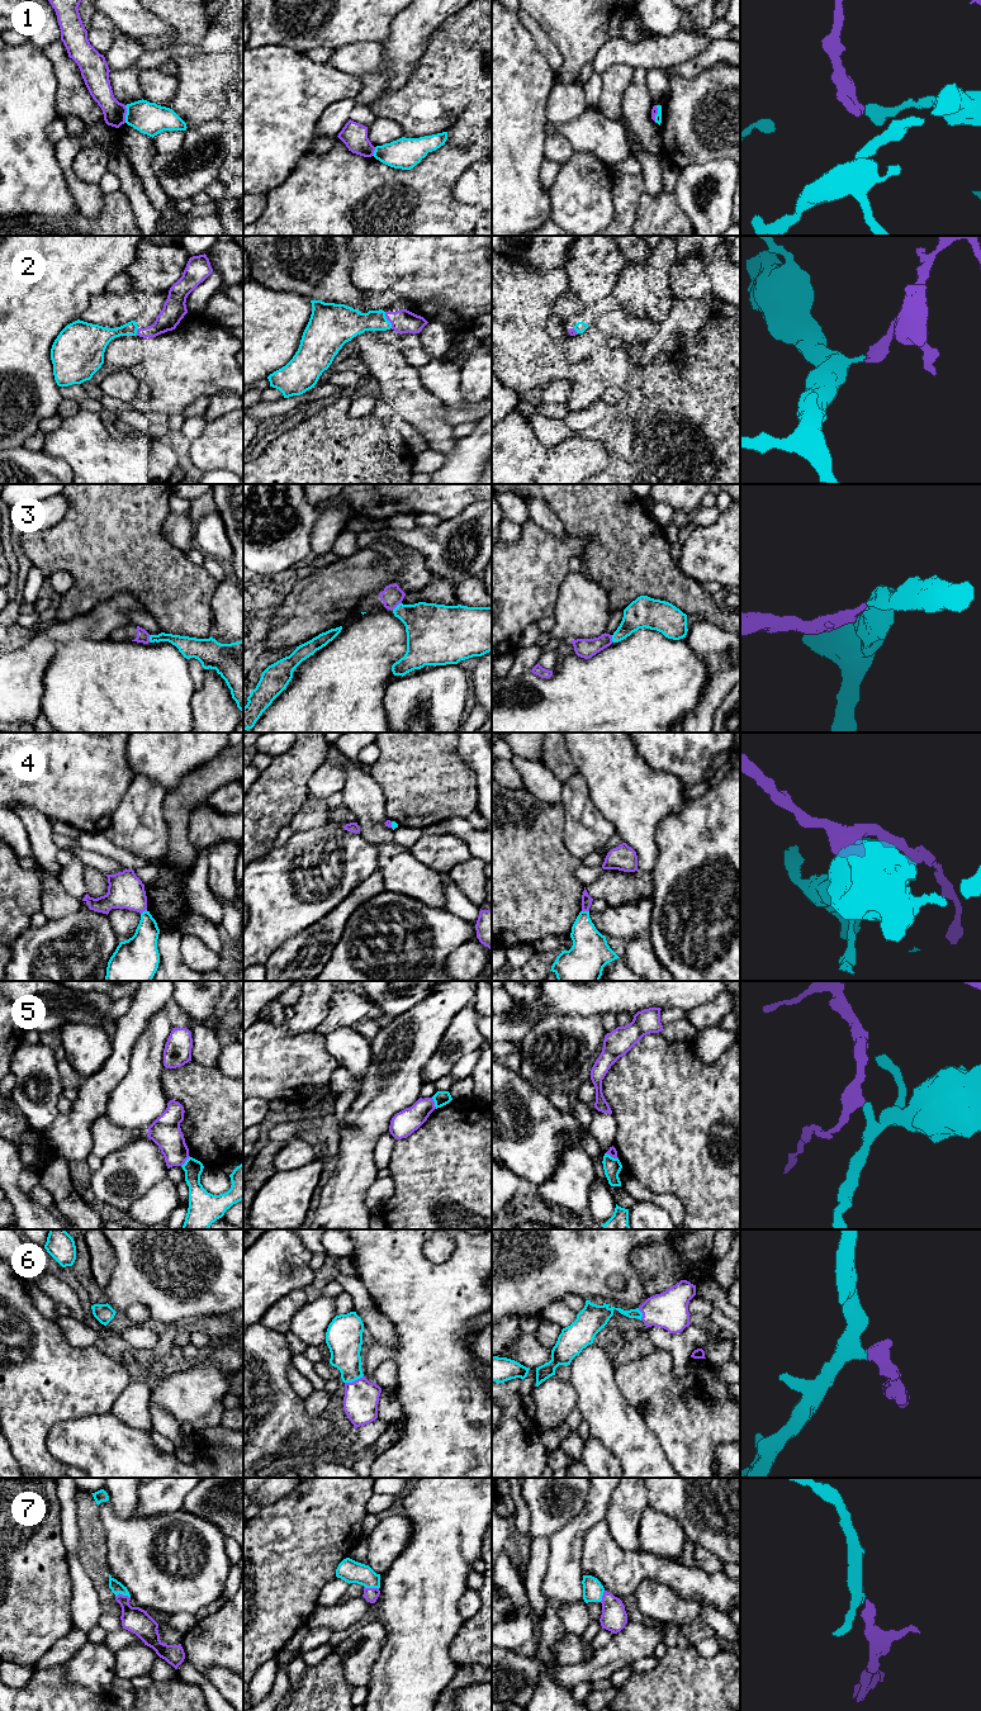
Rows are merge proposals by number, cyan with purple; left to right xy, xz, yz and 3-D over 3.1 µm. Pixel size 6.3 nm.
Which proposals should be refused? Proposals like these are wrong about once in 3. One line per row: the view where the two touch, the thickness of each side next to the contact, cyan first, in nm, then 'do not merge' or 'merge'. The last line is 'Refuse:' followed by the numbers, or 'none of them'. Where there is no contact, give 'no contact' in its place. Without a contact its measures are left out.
1: meets cyan in xy; 200 nm thick on the cyan side, 140 nm on the other; do not merge
2: meets cyan in xz; 190 nm thick on the cyan side, 150 nm on the other; merge
3: meets cyan in xz; 320 nm thick on the cyan side, 140 nm on the other; merge
4: meets cyan in yz; 240 nm thick on the cyan side, 70 nm on the other; do not merge
5: meets cyan in xz; 100 nm thick on the cyan side, 160 nm on the other; do not merge
6: meets cyan in xz; 220 nm thick on the cyan side, 220 nm on the other; merge
7: meets cyan in xy; 80 nm thick on the cyan side, 160 nm on the other; merge
Refuse: 1, 4, 5

